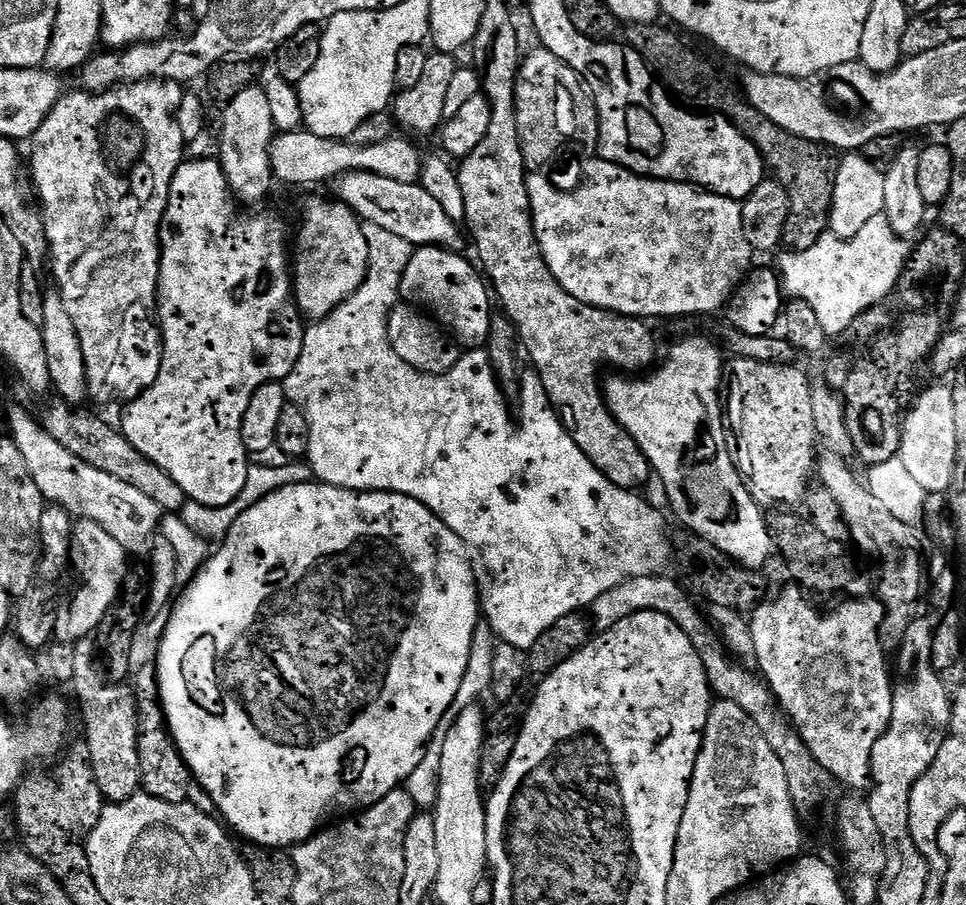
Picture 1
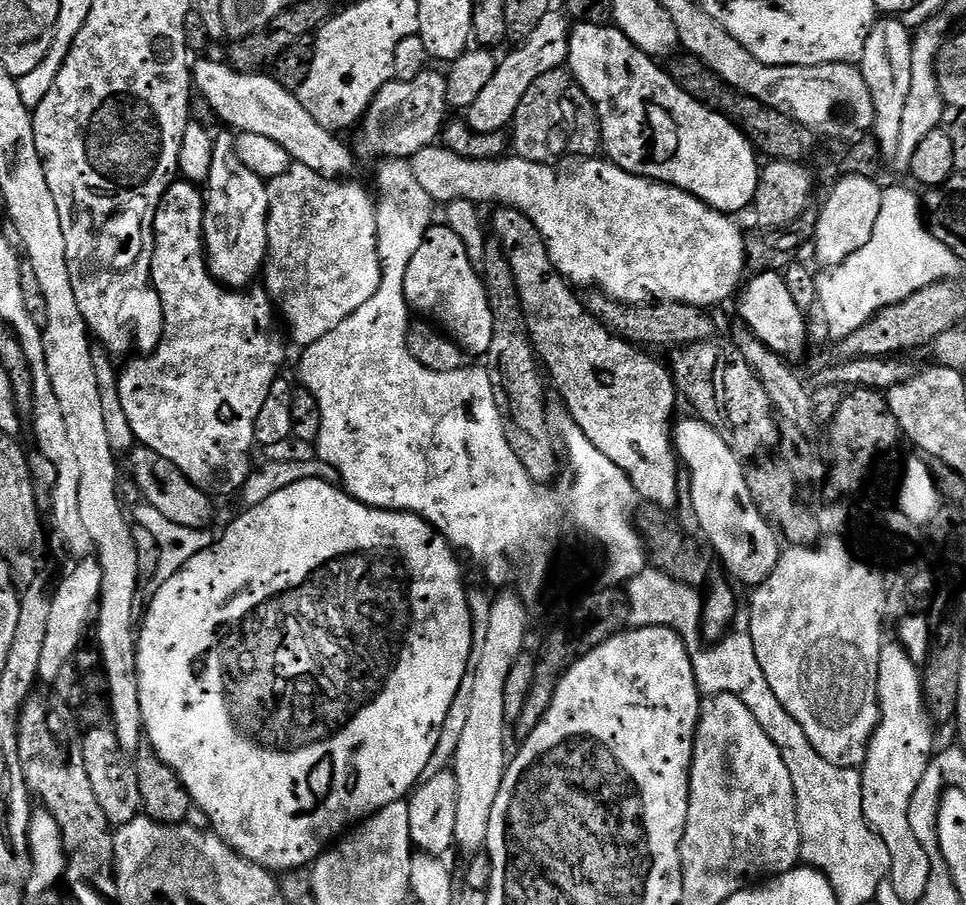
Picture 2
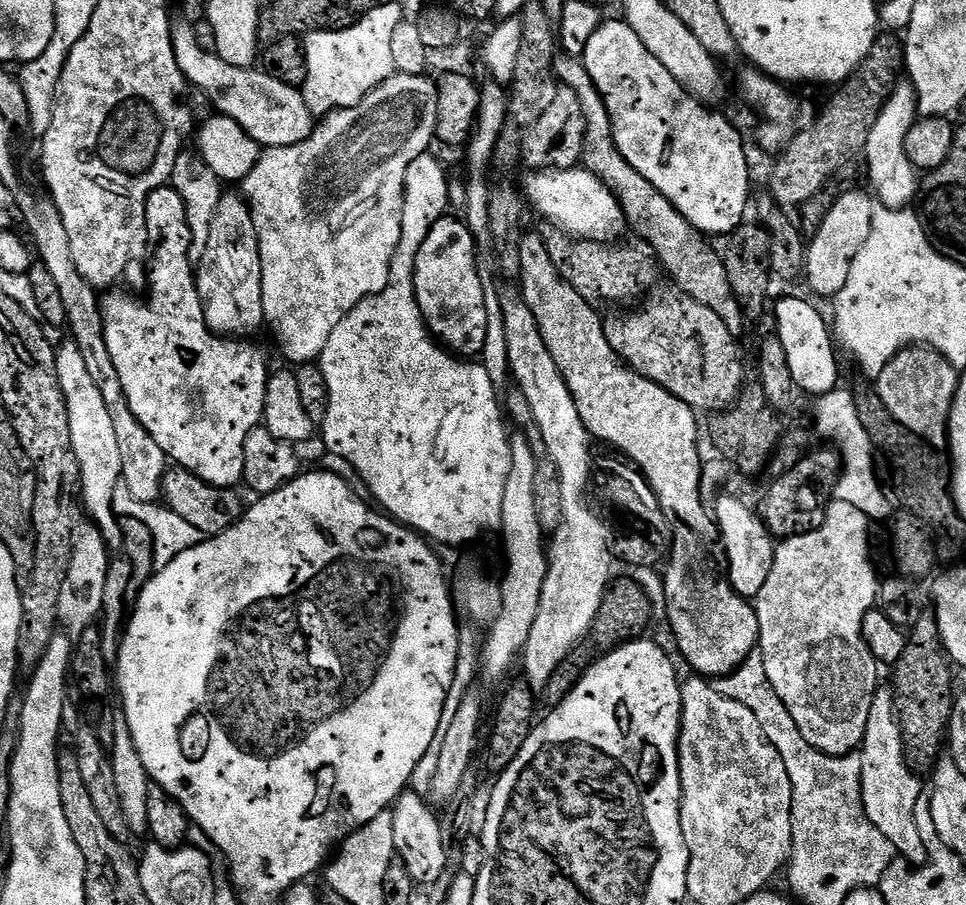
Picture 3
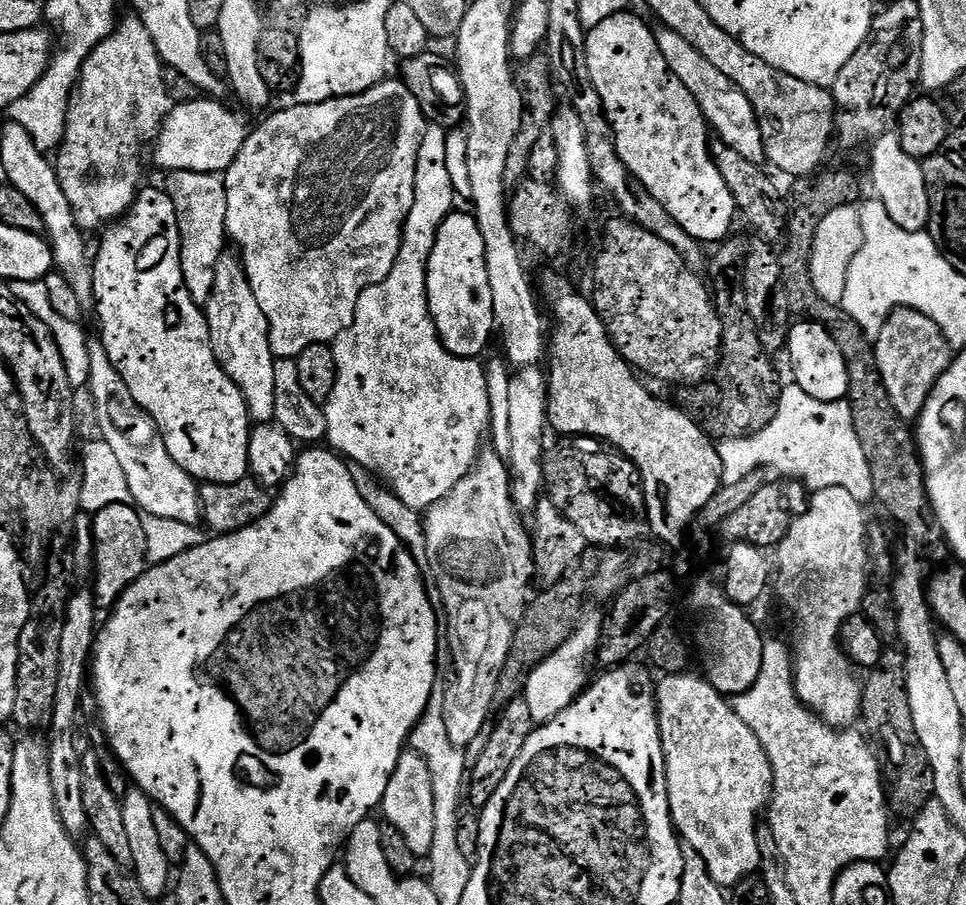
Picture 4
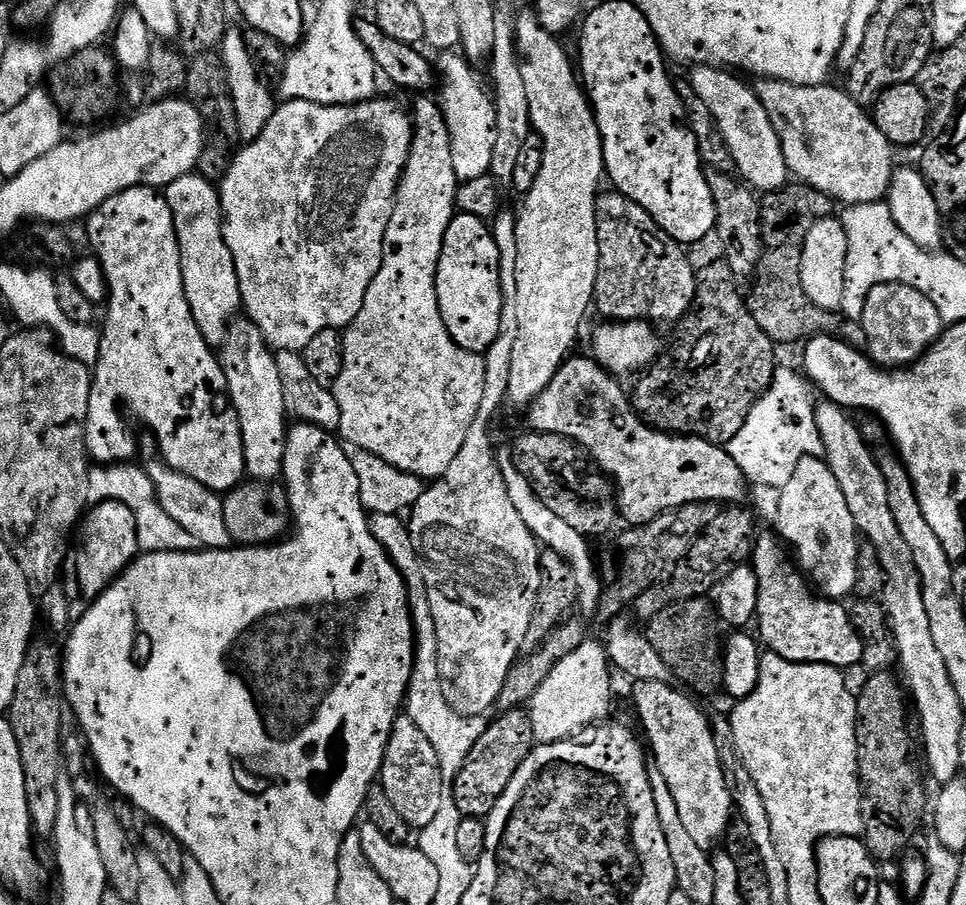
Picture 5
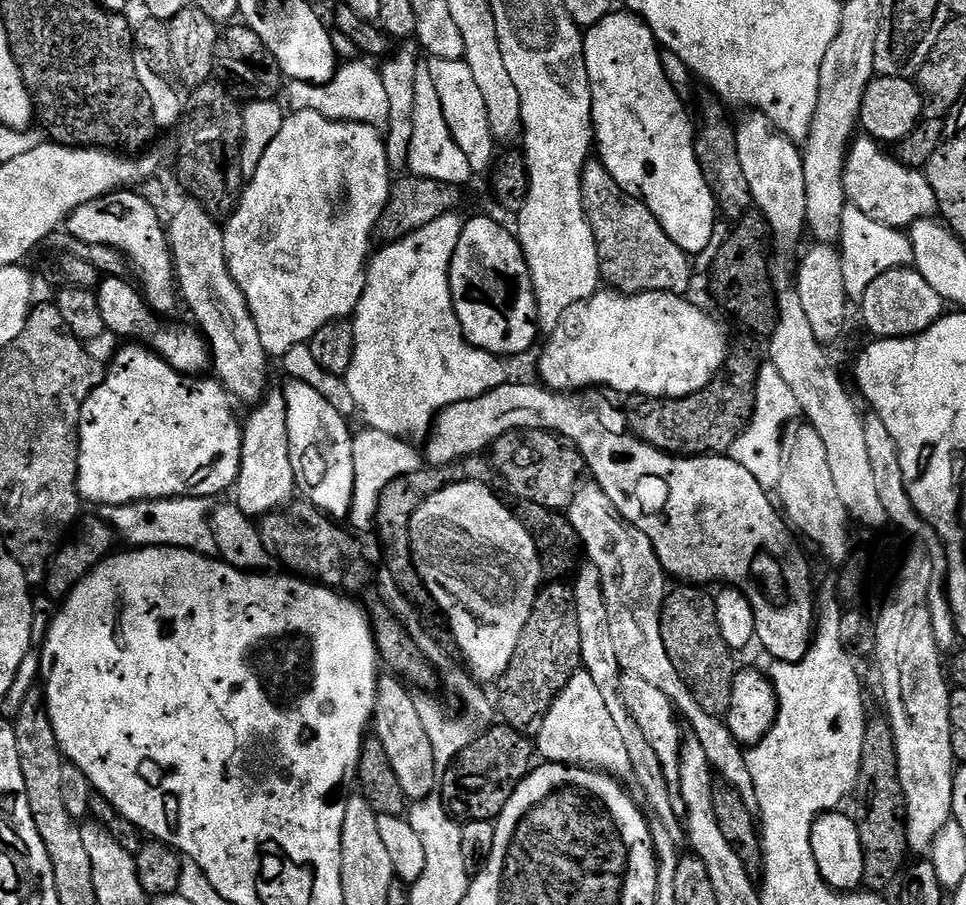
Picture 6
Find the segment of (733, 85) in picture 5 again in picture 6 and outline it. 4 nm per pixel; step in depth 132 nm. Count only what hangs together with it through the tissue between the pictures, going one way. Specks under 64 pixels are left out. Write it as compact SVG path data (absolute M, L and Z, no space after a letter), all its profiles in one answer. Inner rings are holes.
M752 114L749 120L739 121L736 129L738 158L750 186L752 203L765 222L771 239L788 252L803 236L806 236L806 174L801 149L787 136L777 132L767 118Z

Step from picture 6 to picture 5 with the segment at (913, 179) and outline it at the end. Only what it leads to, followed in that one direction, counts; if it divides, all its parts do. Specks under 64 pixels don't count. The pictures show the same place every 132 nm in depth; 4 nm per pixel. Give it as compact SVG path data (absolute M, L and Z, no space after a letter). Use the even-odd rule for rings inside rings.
M760 78L755 81L754 91L762 106L768 112L776 132L780 135L780 145L788 162L788 171L799 183L809 184L811 188L822 190L822 194L831 196L841 205L879 204L888 195L892 186L892 152L894 146L878 130L875 119L866 113L865 105L849 96L843 87L832 88L831 83L818 86L784 84L780 80Z

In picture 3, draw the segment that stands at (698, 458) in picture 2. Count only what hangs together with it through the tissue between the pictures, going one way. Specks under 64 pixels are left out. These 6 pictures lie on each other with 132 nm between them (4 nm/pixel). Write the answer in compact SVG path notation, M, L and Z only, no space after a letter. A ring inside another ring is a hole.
M724 496L714 507L714 519L716 526L720 530L723 543L728 543L728 556L726 555L726 575L732 581L734 590L738 595L745 598L754 598L766 586L766 578L770 578L772 560L776 556L774 540L769 535L768 525L760 519L755 511L752 512L736 496Z

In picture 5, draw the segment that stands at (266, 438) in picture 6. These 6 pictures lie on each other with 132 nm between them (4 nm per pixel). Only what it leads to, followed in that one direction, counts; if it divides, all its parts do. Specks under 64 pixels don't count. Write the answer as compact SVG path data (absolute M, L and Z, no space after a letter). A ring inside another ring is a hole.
M237 318L232 321L226 334L226 342L218 349L218 359L226 374L228 396L240 423L244 447L244 470L253 481L275 481L284 471L284 444L288 441L289 421L286 419L282 381L278 379L278 362L273 349L269 348L264 335L253 320Z

